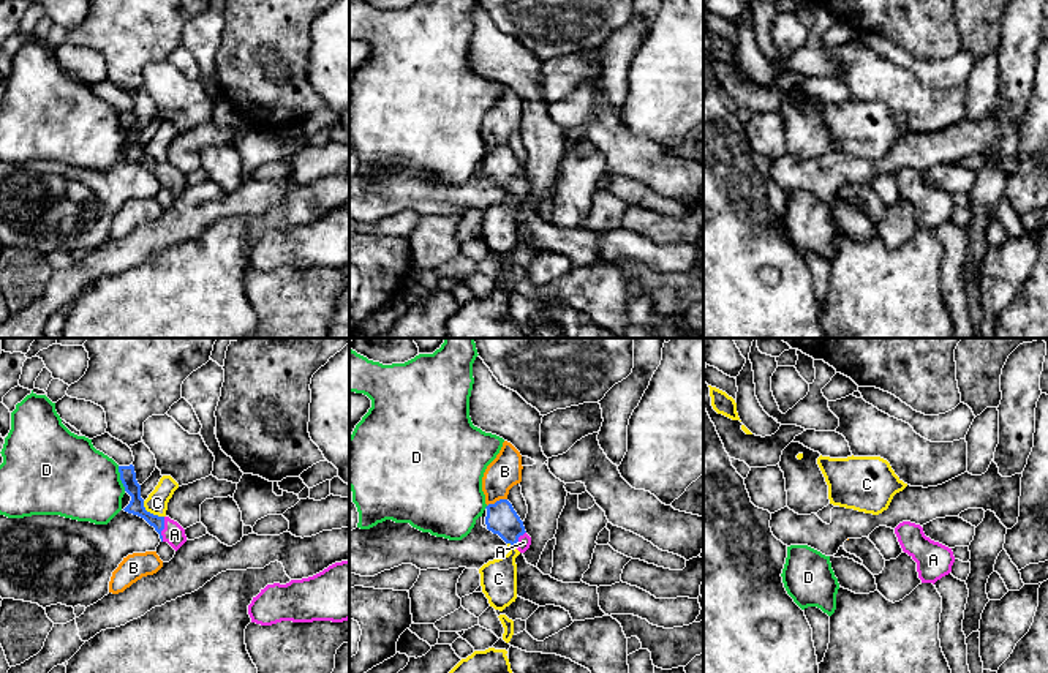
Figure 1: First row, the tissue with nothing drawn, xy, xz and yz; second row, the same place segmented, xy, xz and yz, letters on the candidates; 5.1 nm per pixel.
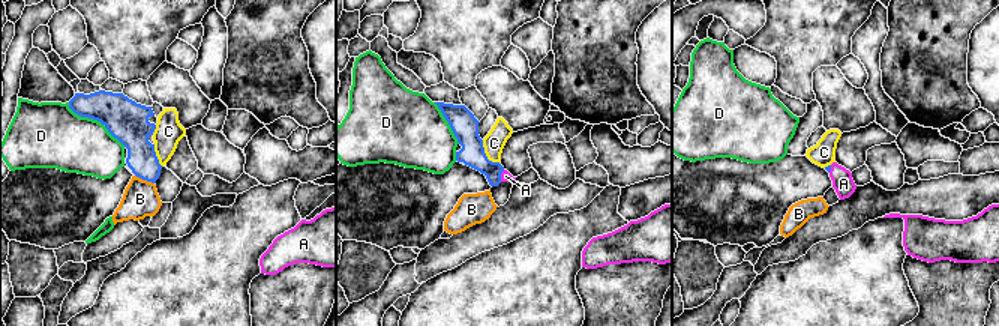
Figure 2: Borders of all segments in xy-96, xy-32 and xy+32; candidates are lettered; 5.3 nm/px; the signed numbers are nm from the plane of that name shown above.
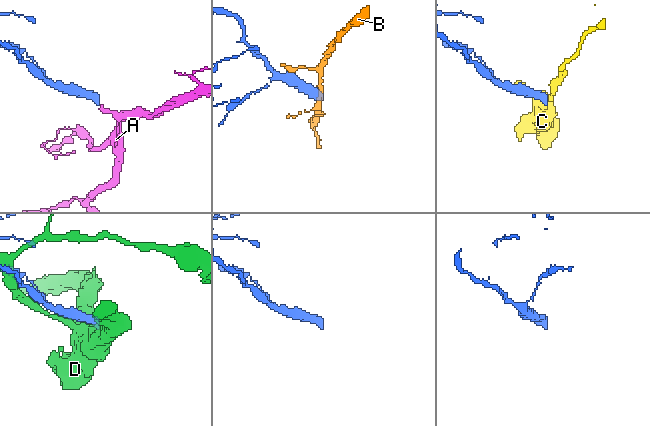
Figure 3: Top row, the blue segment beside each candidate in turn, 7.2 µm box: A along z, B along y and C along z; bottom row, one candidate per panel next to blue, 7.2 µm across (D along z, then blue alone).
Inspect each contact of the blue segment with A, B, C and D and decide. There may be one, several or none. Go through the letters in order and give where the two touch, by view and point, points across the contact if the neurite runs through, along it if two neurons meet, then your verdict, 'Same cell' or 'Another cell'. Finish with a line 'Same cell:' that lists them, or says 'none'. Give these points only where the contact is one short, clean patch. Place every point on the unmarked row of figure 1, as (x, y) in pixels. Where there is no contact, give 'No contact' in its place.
A: Touches blue at xy (162, 176). Path across: xy (136, 150), (162, 176), (174, 180). Same cell
B: Touches blue at xz (497, 147). Another cell
C: Touches blue at xy (149, 158). Boundary: xy (143, 147), (147, 157), (163, 163). Another cell
D: Touches blue at xy (120, 125). Another cell
Same cell: A

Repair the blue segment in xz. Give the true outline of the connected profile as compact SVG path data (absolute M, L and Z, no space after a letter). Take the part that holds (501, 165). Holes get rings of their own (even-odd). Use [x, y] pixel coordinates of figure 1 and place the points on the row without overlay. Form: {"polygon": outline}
{"polygon": "M499 145L487 153L485 171L493 180L498 180L506 190L514 191L520 199L525 199L531 191L531 183L526 180L523 167L507 145Z"}

